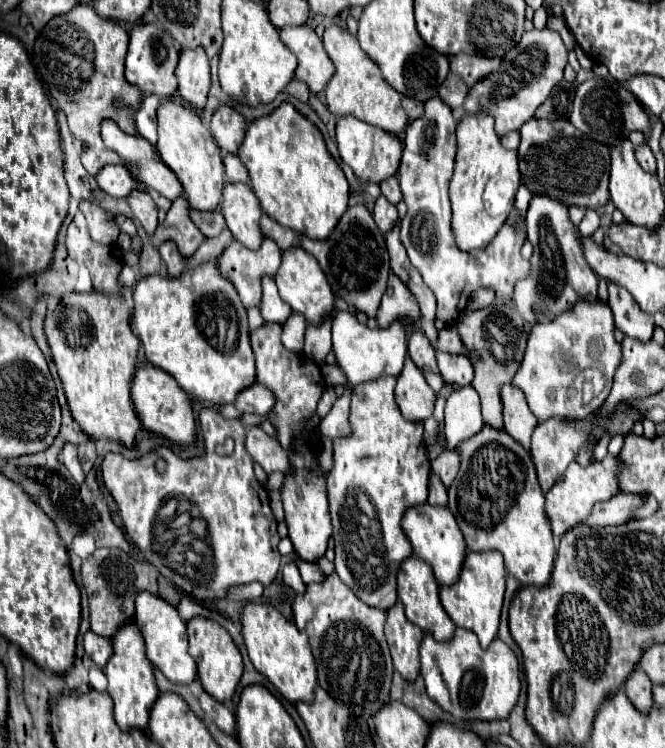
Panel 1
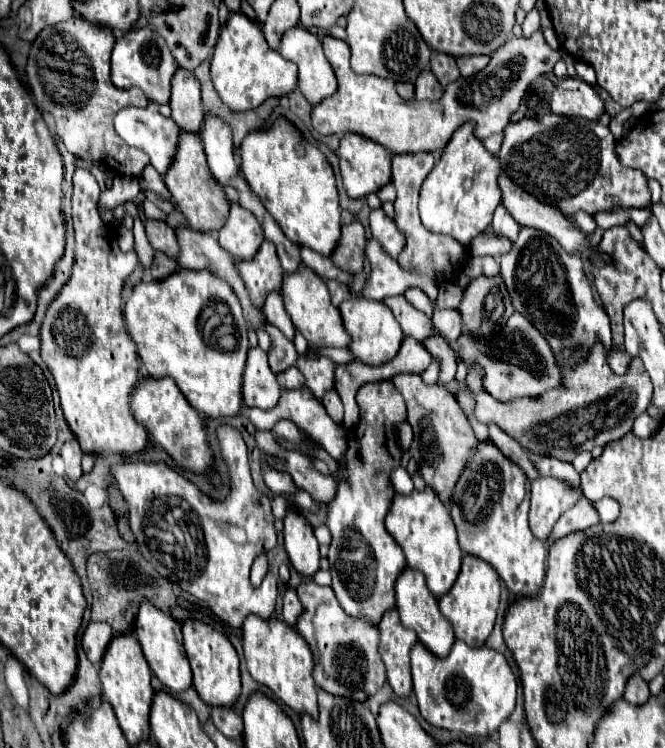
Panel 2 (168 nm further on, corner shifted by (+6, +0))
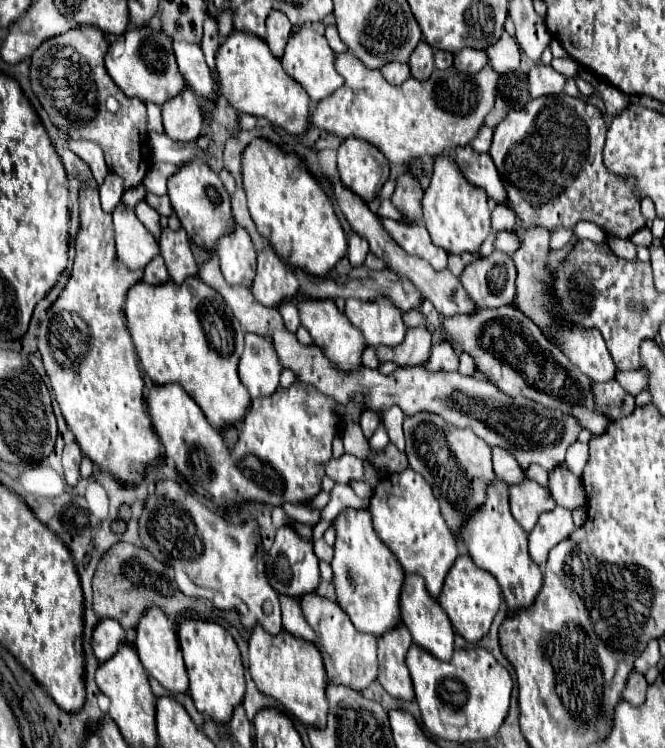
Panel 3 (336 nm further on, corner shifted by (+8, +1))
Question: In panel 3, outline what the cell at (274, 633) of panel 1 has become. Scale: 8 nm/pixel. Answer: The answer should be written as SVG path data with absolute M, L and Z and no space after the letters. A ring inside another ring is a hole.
M255 624L249 638L249 674L255 686L281 702L289 712L293 712L303 724L325 728L327 724L327 702L325 702L325 668L321 662L321 652L315 644L297 638L285 630L279 634L269 634L261 624Z

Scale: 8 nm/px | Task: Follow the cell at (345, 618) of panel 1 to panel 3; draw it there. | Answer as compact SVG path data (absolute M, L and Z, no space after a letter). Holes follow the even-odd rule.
M313 592L313 594L303 594L299 604L301 604L307 624L315 630L319 638L329 684L341 684L355 692L361 692L363 688L367 688L377 678L377 670L379 670L377 636L355 630L353 622L349 620L349 616L341 610L341 606L335 600L323 598Z

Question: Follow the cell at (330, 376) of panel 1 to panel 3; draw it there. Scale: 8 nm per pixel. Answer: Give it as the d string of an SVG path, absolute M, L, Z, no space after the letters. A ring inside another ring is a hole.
M407 330L401 346L393 350L377 350L379 364L395 362L397 366L421 366L429 360L431 334L429 330Z

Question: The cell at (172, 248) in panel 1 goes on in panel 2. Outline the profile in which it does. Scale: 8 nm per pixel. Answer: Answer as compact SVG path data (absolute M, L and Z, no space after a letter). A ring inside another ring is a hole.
M155 253L155 259L153 259L153 267L151 267L151 277L153 279L165 279L167 275L171 275L171 273L175 273L179 269L179 265L173 261L173 259L169 259L167 255L163 255L163 253Z

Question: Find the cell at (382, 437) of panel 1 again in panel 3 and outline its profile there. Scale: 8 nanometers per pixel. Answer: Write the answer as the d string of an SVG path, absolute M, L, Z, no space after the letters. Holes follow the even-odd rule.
M347 508L335 520L333 528L337 532L335 538L335 556L331 562L333 582L337 592L339 606L347 612L351 622L359 632L369 632L375 636L385 634L401 622L399 610L399 594L403 586L405 572L393 558L391 550L377 538L371 522L371 514L367 510Z

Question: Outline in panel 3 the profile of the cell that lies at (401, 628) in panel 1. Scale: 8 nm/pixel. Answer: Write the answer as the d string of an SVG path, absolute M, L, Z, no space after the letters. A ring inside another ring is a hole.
M399 624L379 636L379 682L393 698L413 698L409 670L405 666L405 654L411 644L411 634L405 624Z

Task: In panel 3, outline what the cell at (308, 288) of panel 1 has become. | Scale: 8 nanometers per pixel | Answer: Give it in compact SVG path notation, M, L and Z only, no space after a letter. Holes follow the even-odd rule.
M301 298L297 302L301 324L307 328L307 332L313 338L313 344L321 346L337 366L361 366L361 352L365 348L365 342L361 342L361 332L355 330L355 326L347 320L343 312L335 306L335 302L329 300L317 300L317 298Z

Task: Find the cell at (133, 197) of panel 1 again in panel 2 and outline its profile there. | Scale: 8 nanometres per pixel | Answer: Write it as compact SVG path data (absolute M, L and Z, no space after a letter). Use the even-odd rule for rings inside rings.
M147 219L145 221L145 231L147 231L147 237L149 237L155 251L163 251L167 257L177 261L177 257L179 257L177 237L175 237L175 231L167 223Z

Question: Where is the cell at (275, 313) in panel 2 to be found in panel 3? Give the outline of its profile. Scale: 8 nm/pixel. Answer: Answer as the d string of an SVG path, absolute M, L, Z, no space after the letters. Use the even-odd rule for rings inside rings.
M283 298L279 302L277 310L279 310L279 314L281 314L283 322L285 322L285 328L295 334L297 328L299 328L299 312L297 312L297 306L293 304L293 300L291 298Z

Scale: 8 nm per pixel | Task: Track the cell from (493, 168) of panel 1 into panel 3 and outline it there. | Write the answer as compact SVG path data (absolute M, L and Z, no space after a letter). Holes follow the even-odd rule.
M447 154L435 158L431 182L429 182L429 188L425 190L421 204L423 204L425 228L429 230L433 244L441 246L443 250L451 254L477 252L481 242L491 232L487 192L469 184L469 180L461 174L457 162Z

